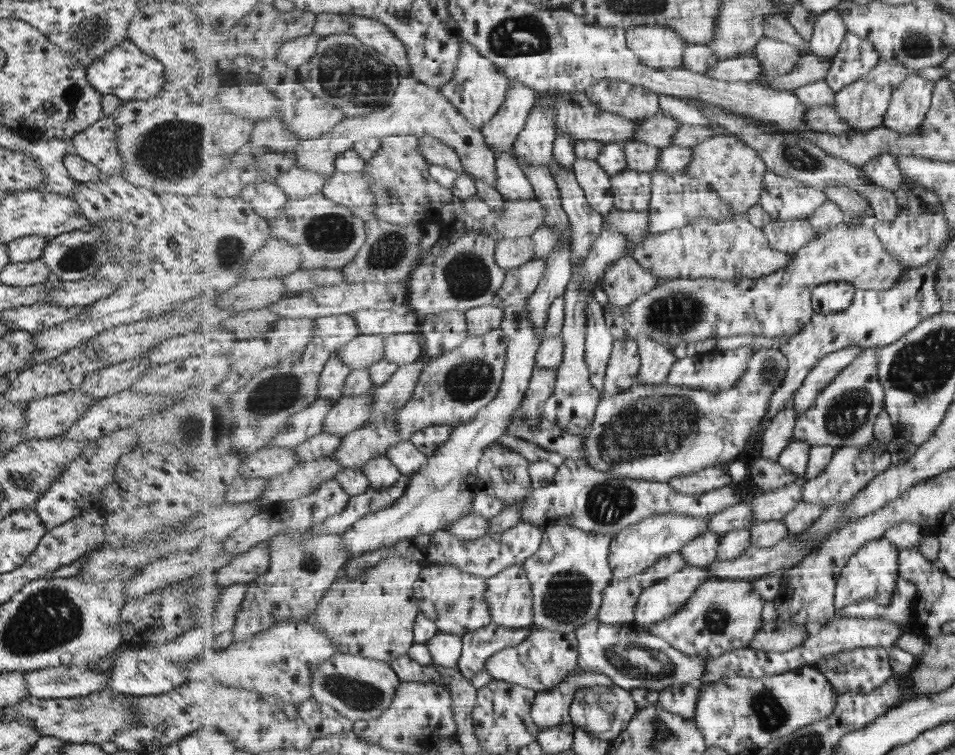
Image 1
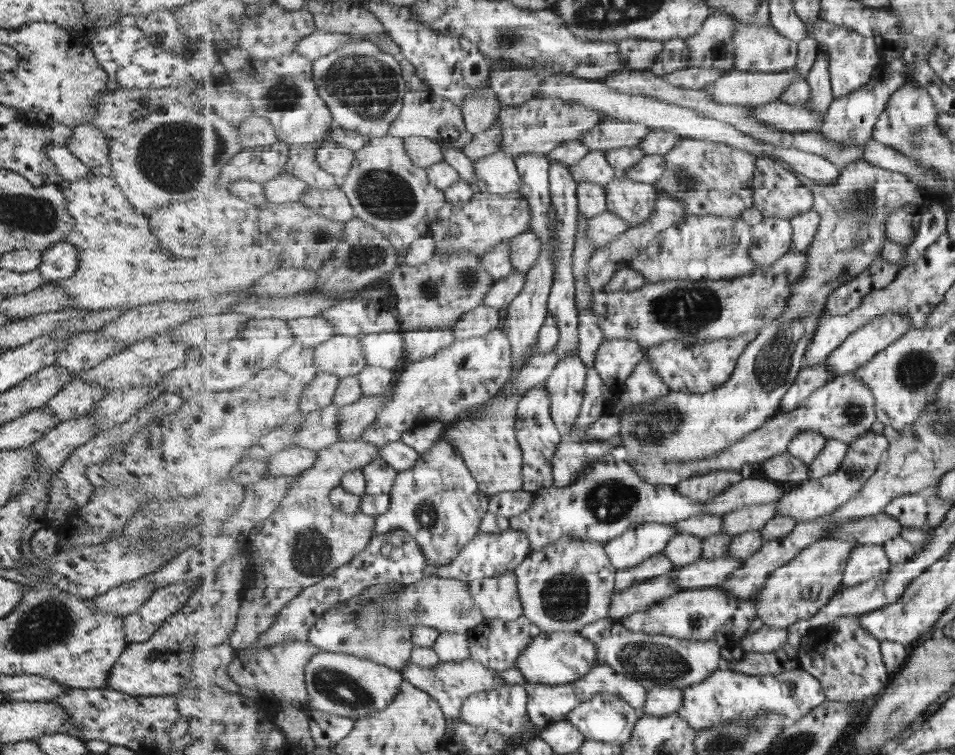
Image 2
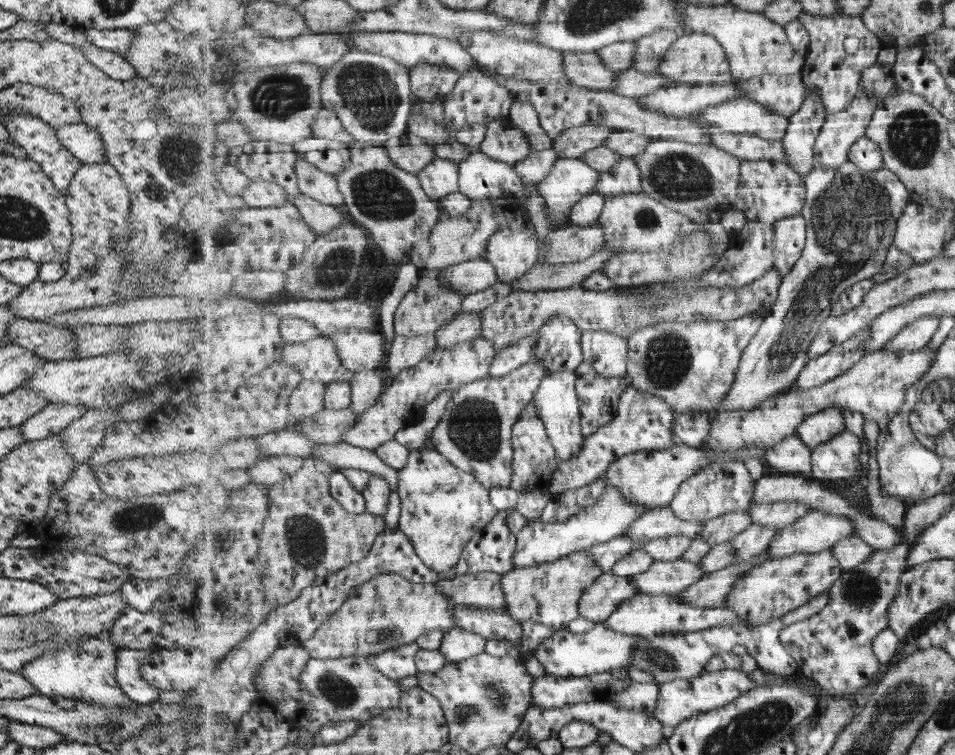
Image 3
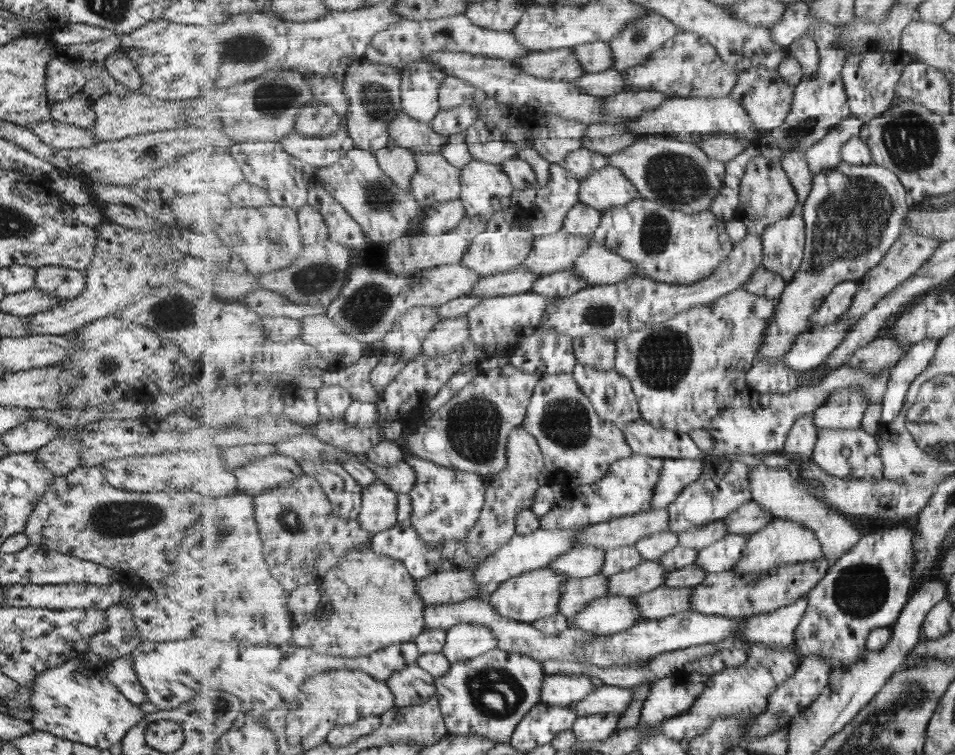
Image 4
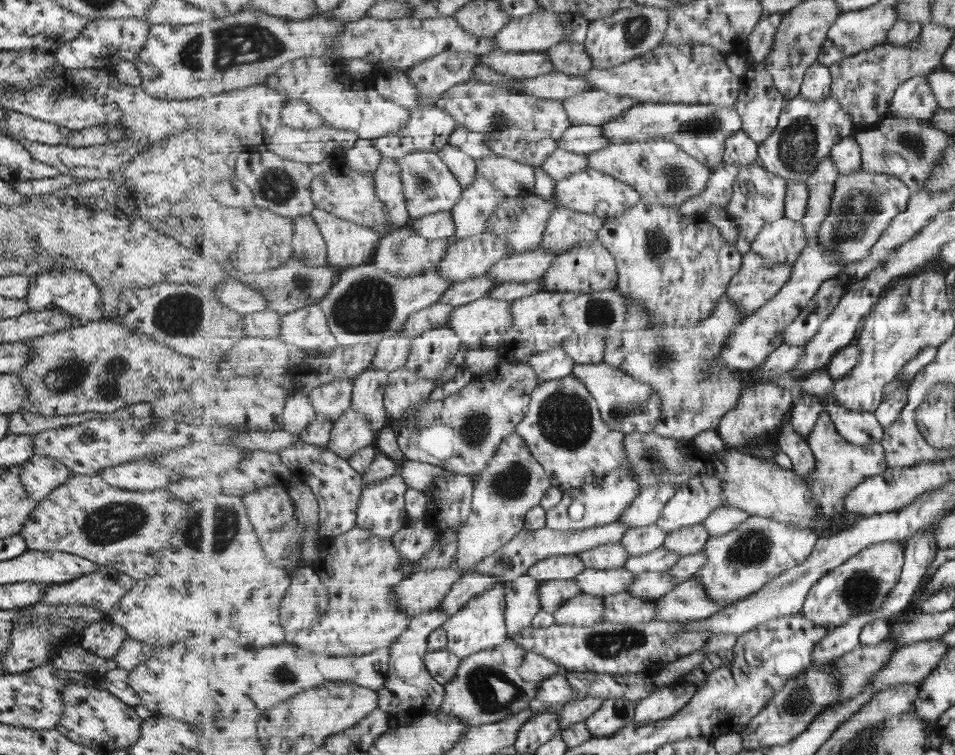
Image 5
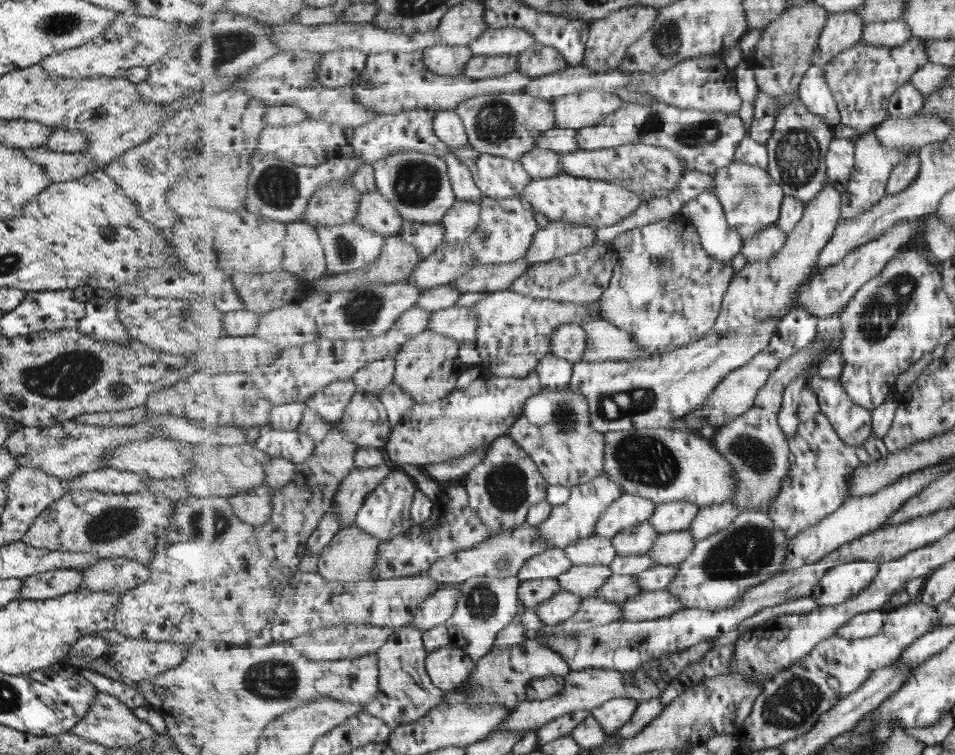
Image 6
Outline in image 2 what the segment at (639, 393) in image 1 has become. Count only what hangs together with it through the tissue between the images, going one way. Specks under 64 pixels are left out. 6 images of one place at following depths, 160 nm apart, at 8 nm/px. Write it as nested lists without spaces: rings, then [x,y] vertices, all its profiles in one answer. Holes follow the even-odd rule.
[[[865,160],[848,164],[842,169],[838,183],[831,184],[831,186],[817,184],[804,174],[801,174],[801,180],[813,192],[813,211],[820,214],[822,221],[812,245],[807,250],[809,258],[806,274],[798,282],[794,282],[792,297],[784,313],[778,320],[774,320],[774,324],[763,329],[758,334],[758,338],[746,347],[730,380],[721,388],[705,394],[670,390],[665,396],[631,408],[626,407],[625,402],[619,397],[613,410],[613,414],[620,418],[621,425],[619,437],[615,443],[626,449],[628,462],[629,457],[632,460],[640,460],[642,454],[659,454],[664,456],[666,462],[703,460],[727,450],[775,417],[782,405],[783,397],[793,386],[800,370],[805,367],[807,347],[815,338],[820,318],[827,314],[828,296],[837,290],[837,287],[869,269],[875,260],[879,260],[881,250],[888,239],[887,221],[890,214],[906,206],[918,208],[925,203],[927,195],[906,174],[871,164]]]

